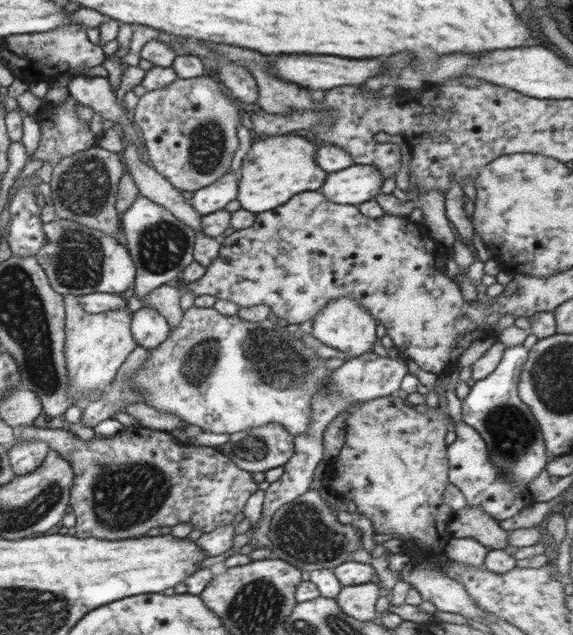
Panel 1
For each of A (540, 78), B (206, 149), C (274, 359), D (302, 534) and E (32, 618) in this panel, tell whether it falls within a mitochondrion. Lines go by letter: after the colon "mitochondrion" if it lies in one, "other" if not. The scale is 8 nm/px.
A: other
B: mitochondrion
C: mitochondrion
D: mitochondrion
E: mitochondrion

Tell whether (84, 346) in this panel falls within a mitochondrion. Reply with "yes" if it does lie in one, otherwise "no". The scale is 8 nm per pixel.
no

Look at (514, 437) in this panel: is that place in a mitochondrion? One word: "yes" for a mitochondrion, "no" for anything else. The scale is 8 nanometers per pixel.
yes

